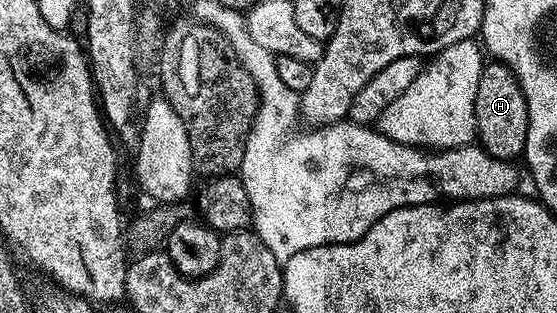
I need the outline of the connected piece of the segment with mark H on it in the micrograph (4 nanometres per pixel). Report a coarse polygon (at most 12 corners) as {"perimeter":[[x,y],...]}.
{"perimeter":[[485,63],[475,97],[479,145],[523,155],[526,98],[513,70]]}

